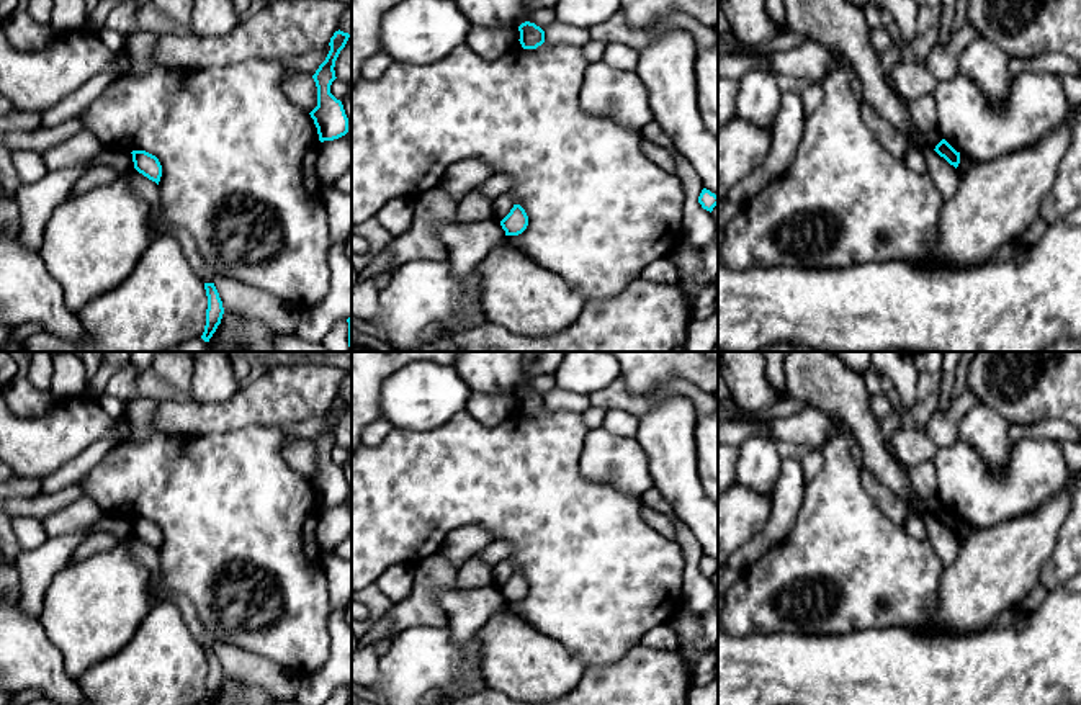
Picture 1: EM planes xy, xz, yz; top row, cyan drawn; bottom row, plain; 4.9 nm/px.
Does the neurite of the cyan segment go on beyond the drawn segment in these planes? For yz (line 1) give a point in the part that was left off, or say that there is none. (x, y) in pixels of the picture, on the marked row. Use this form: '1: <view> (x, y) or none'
1: none

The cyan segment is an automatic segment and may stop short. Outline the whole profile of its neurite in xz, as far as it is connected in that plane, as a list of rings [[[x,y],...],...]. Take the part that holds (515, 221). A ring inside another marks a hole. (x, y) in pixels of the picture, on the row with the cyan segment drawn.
[[[514,204],[510,213],[500,221],[505,236],[518,236],[528,226],[528,216],[520,204]]]

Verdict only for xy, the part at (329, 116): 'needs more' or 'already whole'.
already whole

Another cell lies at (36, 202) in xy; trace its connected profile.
[[[105,147],[90,164],[47,172],[39,182],[21,185],[15,193],[21,221],[18,240],[29,249],[39,249],[44,224],[74,191],[75,183],[92,165],[108,165],[121,177],[134,168],[132,154],[119,147]]]

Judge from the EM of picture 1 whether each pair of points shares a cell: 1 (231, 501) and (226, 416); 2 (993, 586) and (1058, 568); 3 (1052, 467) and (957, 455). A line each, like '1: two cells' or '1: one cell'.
1: two cells
2: two cells
3: one cell

